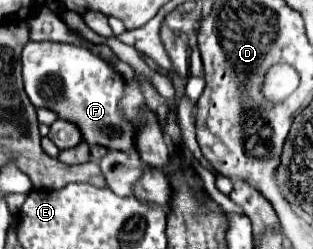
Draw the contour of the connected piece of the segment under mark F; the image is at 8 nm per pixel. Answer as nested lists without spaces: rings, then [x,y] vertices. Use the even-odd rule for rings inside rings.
[[[28,42],[22,52],[22,76],[30,102],[36,108],[48,108],[58,118],[78,126],[82,138],[90,146],[104,146],[108,150],[128,152],[136,148],[136,136],[144,118],[126,118],[120,100],[126,92],[124,78],[96,54],[68,44],[56,42]]]

